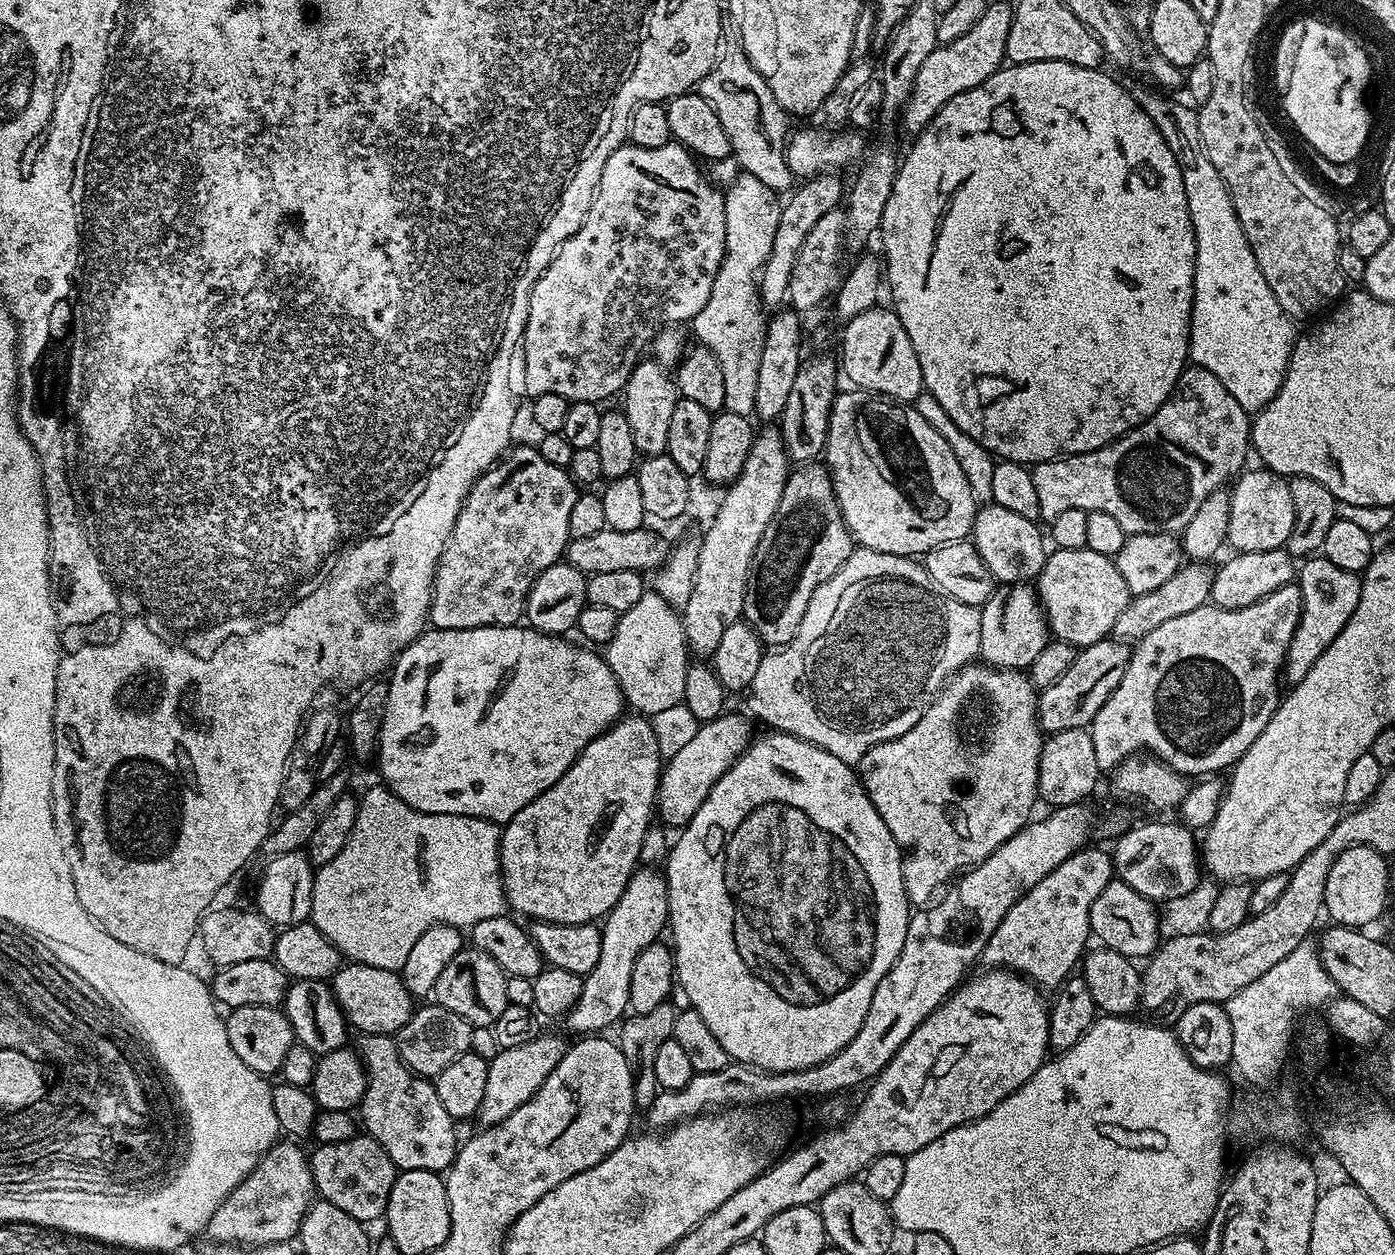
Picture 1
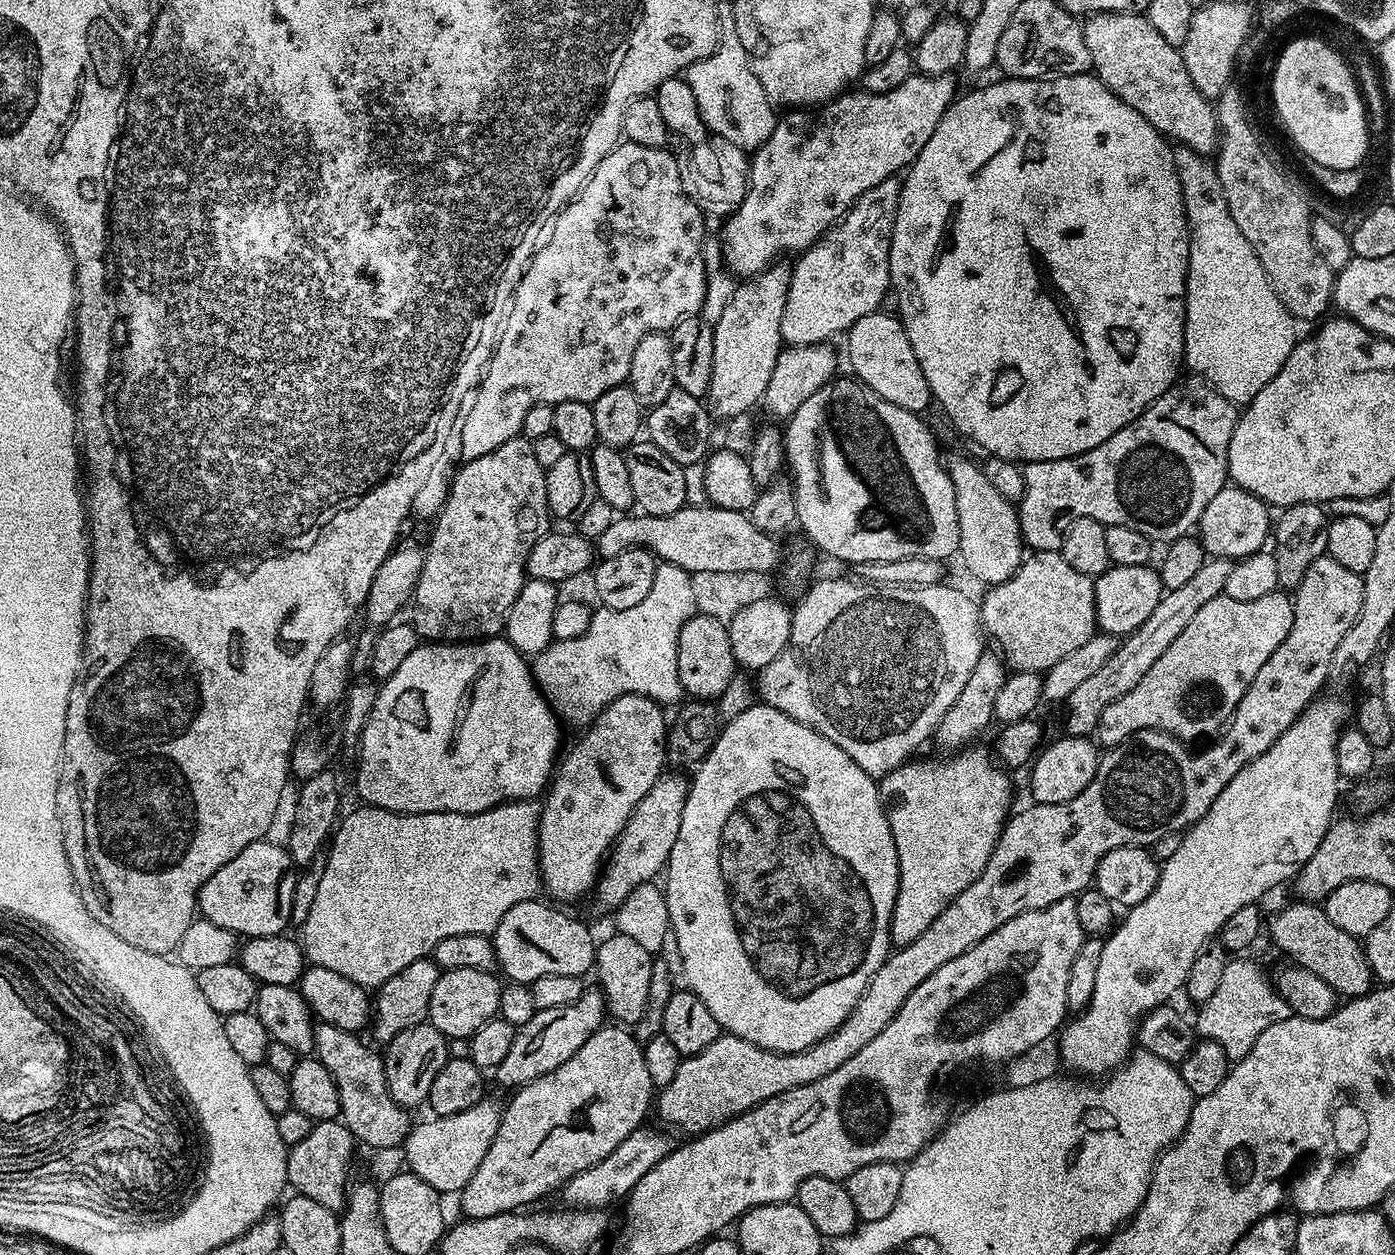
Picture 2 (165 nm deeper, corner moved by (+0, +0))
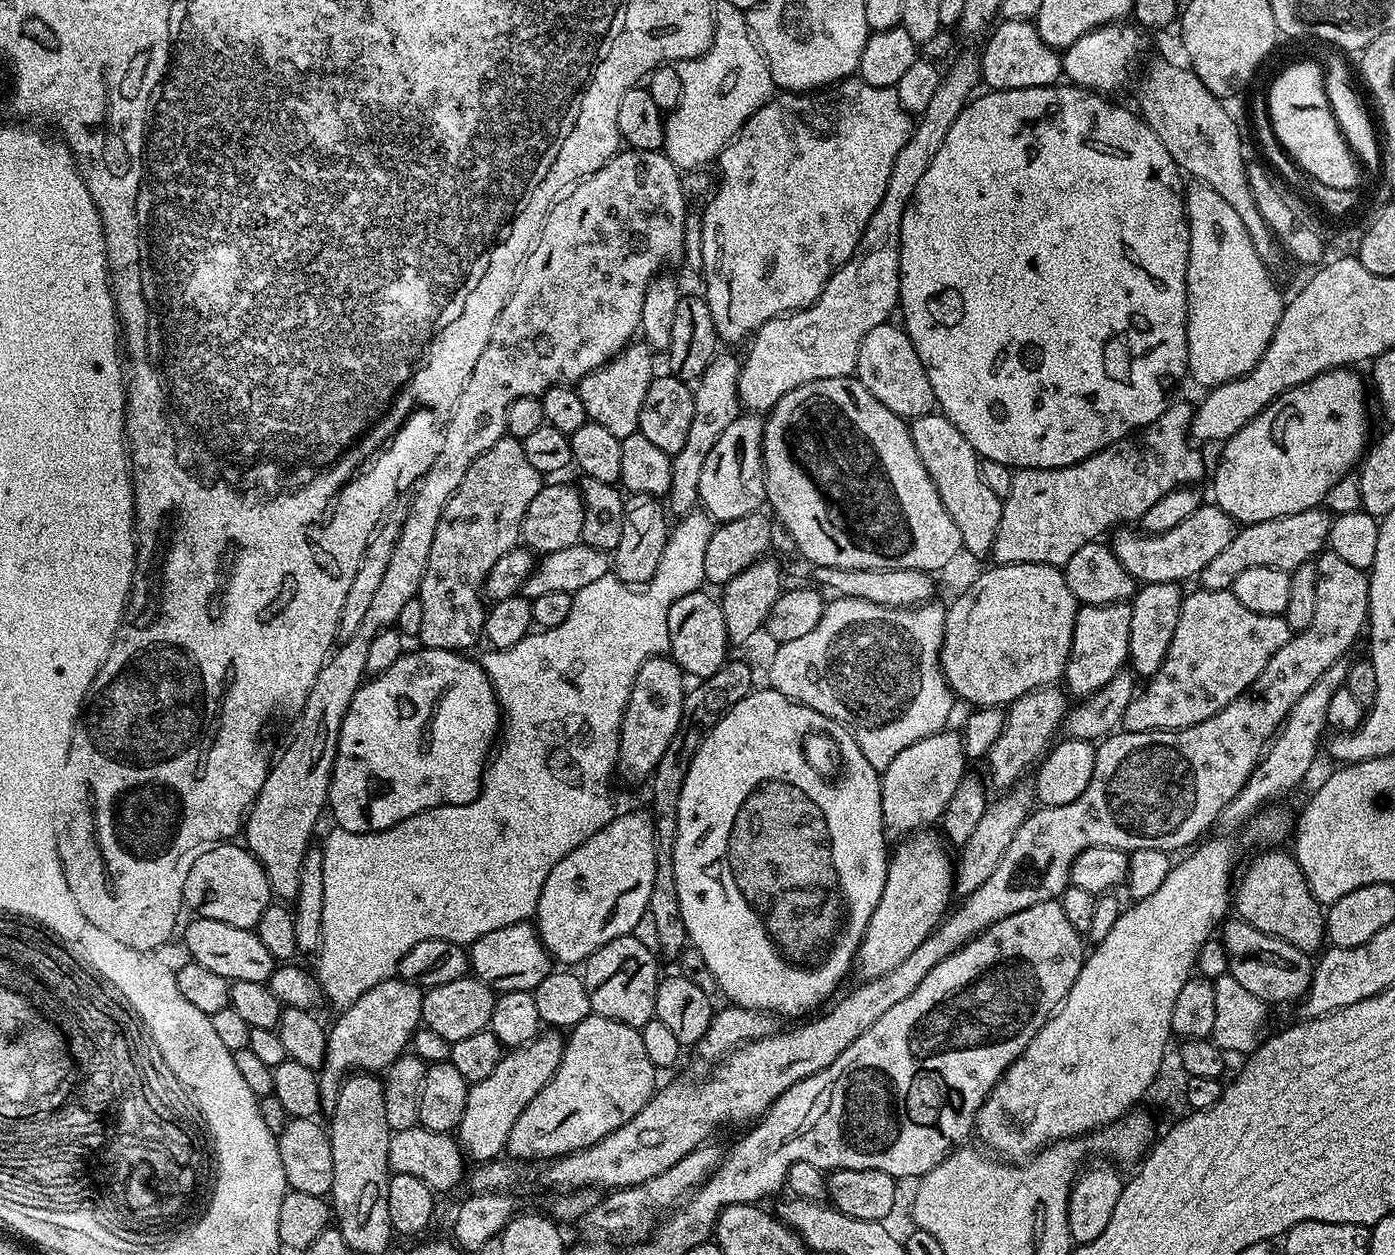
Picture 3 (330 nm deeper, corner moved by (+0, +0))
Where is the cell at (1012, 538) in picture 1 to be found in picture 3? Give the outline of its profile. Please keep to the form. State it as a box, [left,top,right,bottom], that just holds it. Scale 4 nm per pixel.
[910,414,1004,558]

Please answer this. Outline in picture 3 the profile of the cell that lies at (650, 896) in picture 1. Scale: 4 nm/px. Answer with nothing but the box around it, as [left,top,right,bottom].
[458,1030,565,1162]

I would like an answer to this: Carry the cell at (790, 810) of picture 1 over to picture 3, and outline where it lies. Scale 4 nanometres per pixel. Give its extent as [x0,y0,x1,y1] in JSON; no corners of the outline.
[674,686,890,1017]

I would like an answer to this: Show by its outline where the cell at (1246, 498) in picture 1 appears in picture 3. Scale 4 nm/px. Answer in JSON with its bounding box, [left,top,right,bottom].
[1110,502,1238,584]

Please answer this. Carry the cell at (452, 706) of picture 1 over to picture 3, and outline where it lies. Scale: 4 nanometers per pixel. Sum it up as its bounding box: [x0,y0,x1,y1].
[326,646,502,832]

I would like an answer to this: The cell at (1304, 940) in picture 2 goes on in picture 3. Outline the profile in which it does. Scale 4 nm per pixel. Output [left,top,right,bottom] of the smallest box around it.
[1234,851,1326,954]

